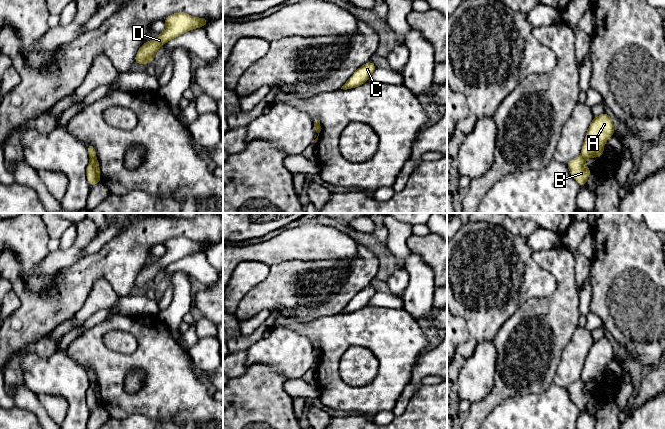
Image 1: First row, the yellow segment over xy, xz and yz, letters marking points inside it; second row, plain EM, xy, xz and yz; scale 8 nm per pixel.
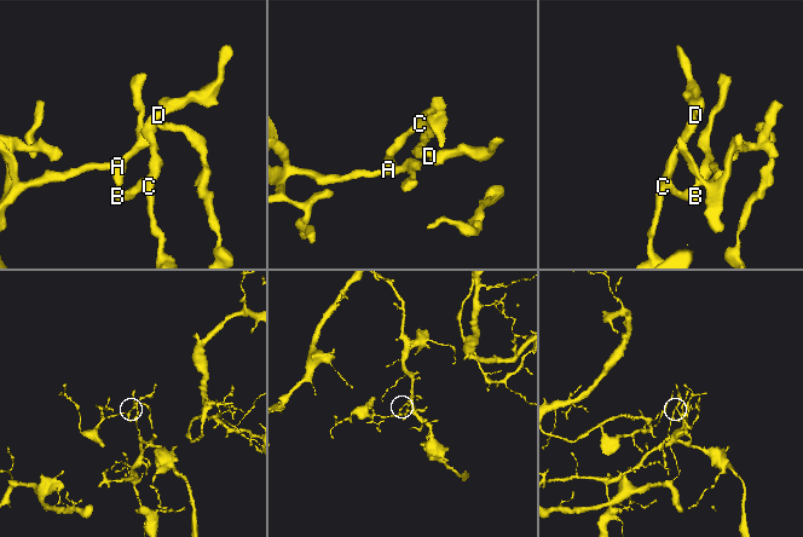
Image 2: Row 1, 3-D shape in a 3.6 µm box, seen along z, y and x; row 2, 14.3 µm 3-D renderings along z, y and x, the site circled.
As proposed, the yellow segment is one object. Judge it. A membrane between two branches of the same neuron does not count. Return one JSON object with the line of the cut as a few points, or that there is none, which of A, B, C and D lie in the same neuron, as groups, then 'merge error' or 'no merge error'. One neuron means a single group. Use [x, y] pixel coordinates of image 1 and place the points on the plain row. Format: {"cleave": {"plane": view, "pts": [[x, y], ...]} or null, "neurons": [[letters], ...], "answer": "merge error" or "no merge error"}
{"cleave": {"plane": "xy", "pts": [[90, 381], [95, 382]]}, "neurons": [["A"], ["B", "C", "D"]], "answer": "merge error"}

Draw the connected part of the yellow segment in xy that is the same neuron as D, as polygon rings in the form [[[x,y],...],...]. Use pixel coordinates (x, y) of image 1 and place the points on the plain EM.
[[[185,236],[174,237],[166,241],[164,245],[166,253],[153,264],[141,269],[135,280],[136,287],[145,290],[155,283],[156,275],[161,269],[189,254],[204,251],[209,246],[206,242],[193,241]]]

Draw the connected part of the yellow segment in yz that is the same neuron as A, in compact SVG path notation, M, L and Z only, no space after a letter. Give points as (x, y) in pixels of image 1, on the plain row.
M607 337L594 341L582 369L582 382L584 384L590 381L600 382L603 379L605 366L614 357L614 348Z

